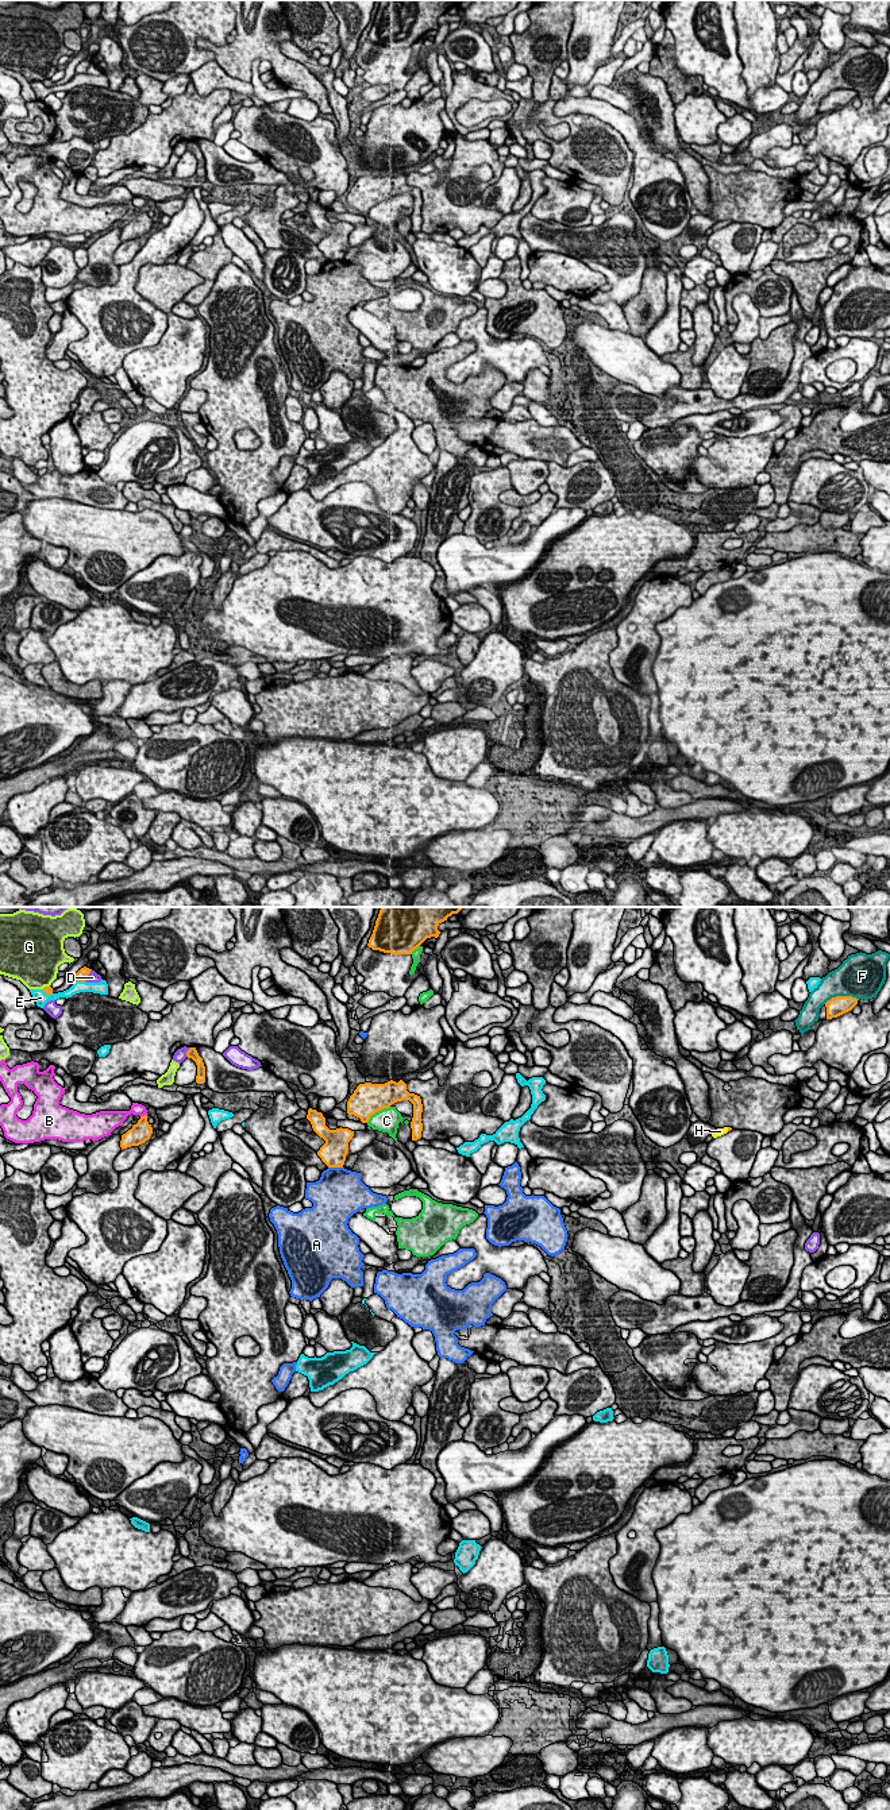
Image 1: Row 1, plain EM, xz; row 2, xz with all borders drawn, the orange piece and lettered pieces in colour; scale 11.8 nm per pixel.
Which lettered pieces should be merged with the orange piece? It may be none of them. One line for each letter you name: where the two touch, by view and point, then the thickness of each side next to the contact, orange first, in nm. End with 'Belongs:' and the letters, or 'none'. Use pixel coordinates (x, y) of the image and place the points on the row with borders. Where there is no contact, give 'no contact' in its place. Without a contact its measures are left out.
H: contact xz (729, 1129); calibres 30 and 100 nm
Belongs: H

